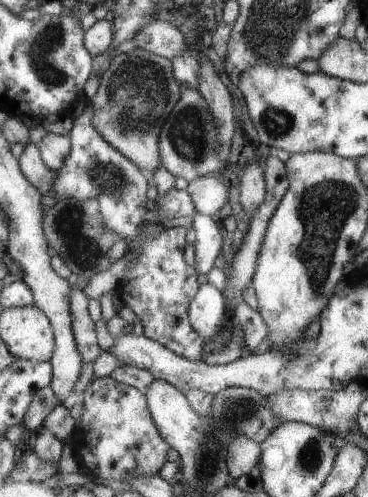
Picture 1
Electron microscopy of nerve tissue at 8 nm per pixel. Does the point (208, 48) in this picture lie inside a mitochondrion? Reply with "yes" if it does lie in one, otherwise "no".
no

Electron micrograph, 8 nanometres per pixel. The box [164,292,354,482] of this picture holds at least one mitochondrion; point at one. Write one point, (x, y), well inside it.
(309, 458)

